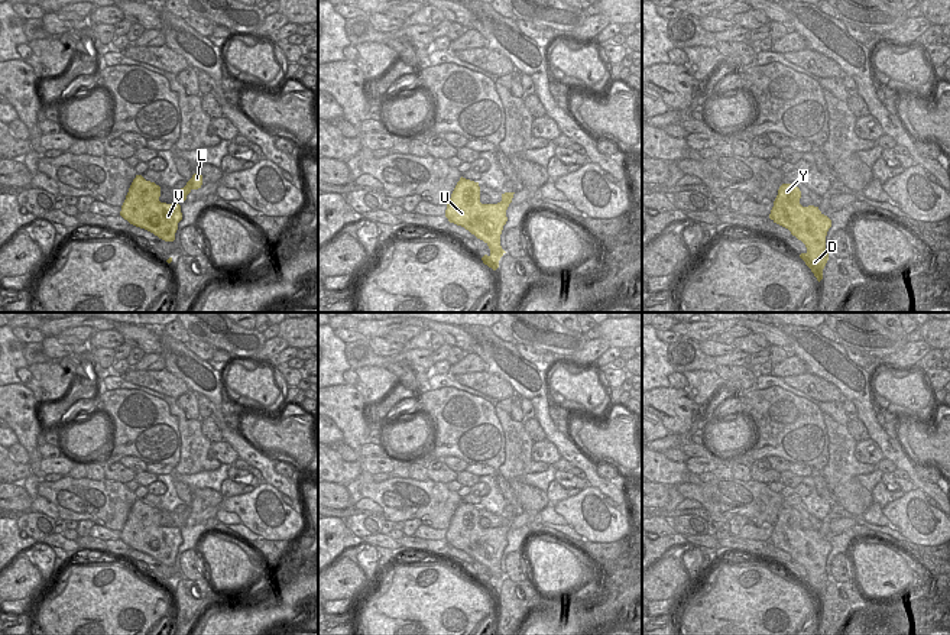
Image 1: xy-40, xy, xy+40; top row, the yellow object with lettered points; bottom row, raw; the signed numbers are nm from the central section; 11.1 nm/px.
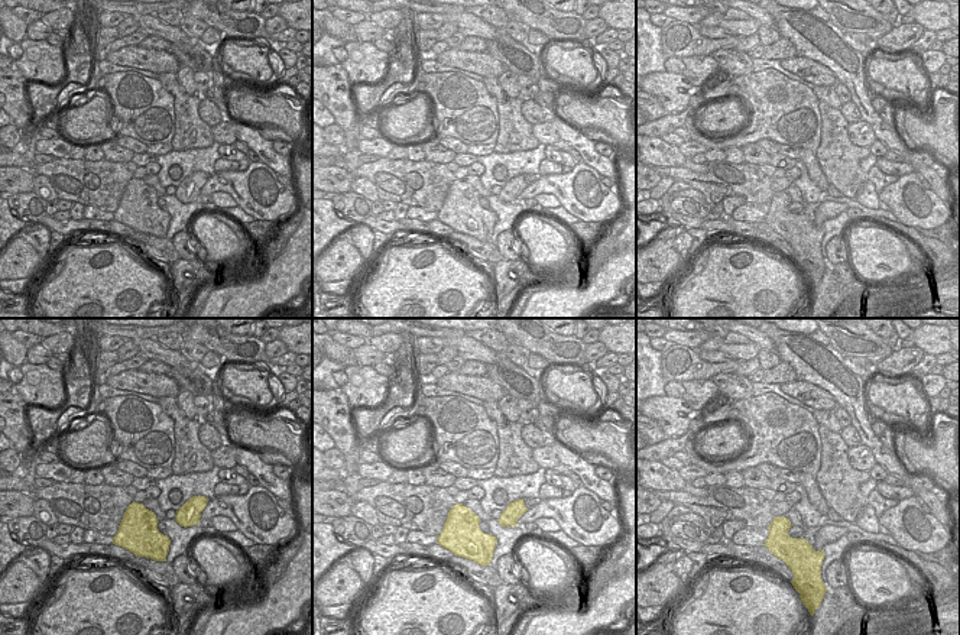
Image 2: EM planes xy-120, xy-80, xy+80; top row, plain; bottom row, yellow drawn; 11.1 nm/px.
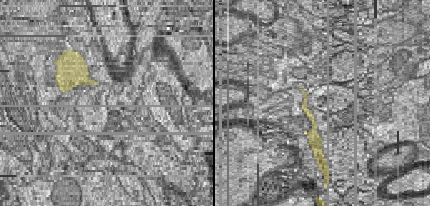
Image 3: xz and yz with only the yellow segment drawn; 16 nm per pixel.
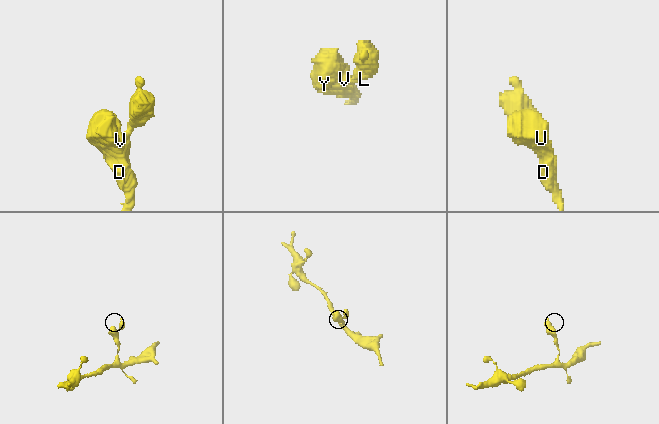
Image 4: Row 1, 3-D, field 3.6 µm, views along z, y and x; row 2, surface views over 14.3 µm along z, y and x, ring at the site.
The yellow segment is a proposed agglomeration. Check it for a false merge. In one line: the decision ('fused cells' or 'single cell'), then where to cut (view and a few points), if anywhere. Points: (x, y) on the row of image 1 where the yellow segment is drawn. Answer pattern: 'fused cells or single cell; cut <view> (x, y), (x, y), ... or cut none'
single cell; cut none

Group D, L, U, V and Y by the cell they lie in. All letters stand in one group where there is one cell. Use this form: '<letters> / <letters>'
D L U V Y

